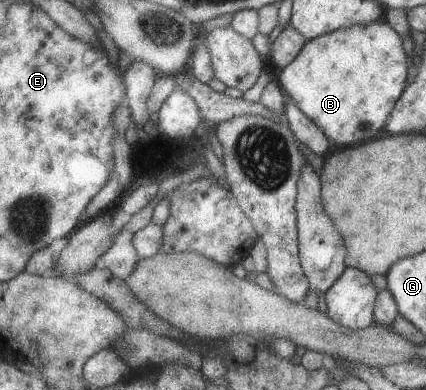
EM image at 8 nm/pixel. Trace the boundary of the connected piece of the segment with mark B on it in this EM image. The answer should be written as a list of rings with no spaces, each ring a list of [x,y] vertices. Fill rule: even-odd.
[[[374,21],[339,28],[307,40],[297,57],[282,67],[277,81],[287,99],[307,115],[329,141],[345,147],[367,141],[381,129],[381,125],[385,125],[385,117],[391,113],[407,85],[408,63],[399,35],[387,22]]]

